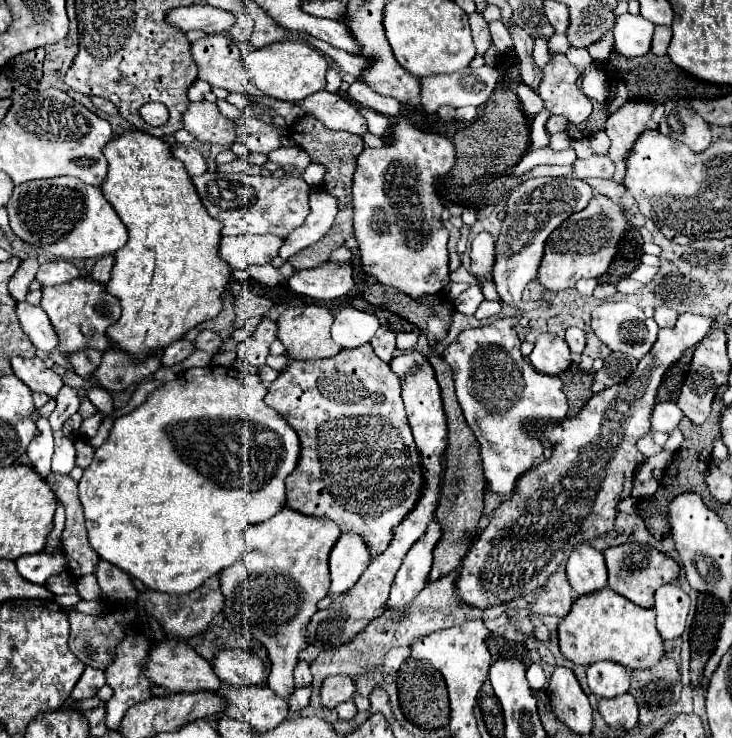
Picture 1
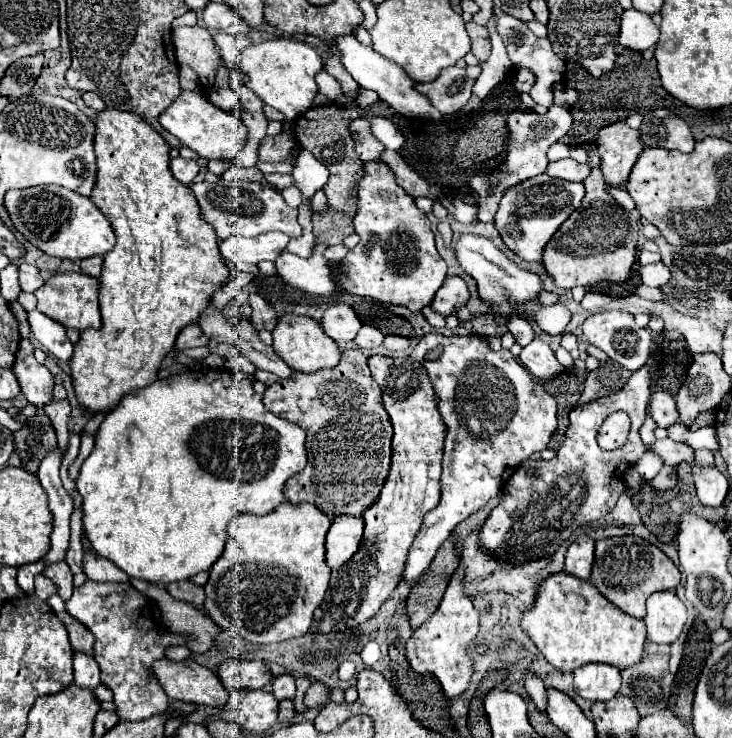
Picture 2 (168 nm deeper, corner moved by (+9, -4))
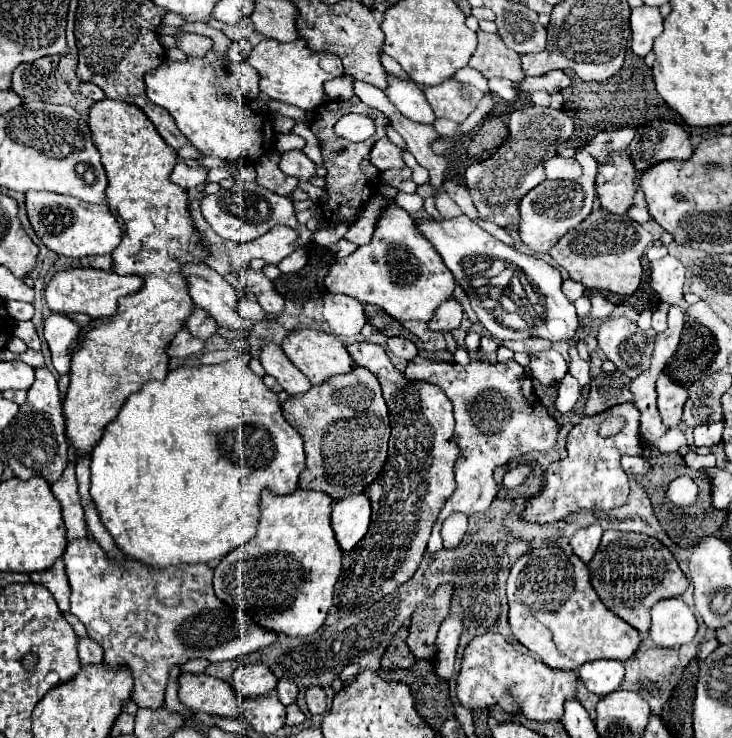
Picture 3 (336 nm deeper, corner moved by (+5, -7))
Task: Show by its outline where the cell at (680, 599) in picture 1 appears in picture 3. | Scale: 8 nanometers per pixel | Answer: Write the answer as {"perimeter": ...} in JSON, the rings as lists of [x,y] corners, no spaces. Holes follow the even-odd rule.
{"perimeter":[[[680,596],[660,600],[652,606],[650,638],[662,648],[678,648],[692,642],[698,622],[694,612],[684,604]]]}

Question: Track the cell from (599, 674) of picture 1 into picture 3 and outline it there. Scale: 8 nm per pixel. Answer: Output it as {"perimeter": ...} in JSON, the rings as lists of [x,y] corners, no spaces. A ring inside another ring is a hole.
{"perimeter":[[[596,660],[580,666],[576,672],[586,690],[598,696],[616,692],[624,680],[624,666],[614,660]]]}

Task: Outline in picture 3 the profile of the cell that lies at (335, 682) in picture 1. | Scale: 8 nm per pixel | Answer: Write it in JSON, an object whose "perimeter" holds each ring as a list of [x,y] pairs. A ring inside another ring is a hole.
{"perimeter":[[[310,686],[306,690],[306,704],[310,714],[324,714],[326,712],[326,692],[320,686]]]}

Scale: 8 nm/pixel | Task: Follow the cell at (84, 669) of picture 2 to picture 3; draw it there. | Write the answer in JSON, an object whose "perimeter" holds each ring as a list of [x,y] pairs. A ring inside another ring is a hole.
{"perimeter":[[[80,638],[80,642],[78,642],[78,658],[80,658],[82,666],[88,666],[88,664],[98,666],[98,664],[102,664],[102,656],[104,654],[102,654],[100,644],[92,642],[90,638]]]}

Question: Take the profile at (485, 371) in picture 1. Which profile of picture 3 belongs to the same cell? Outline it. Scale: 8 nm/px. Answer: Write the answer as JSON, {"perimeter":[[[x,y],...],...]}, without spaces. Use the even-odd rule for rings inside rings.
{"perimeter":[[[467,334],[465,345],[470,354],[470,362],[466,366],[460,366],[454,362],[436,362],[422,356],[416,356],[406,366],[408,380],[426,380],[430,384],[436,384],[450,398],[454,406],[454,418],[456,418],[454,440],[460,448],[460,454],[454,464],[456,490],[446,500],[442,512],[436,518],[436,524],[428,540],[428,548],[426,548],[428,554],[436,554],[442,550],[440,530],[442,530],[442,522],[448,516],[456,512],[472,516],[488,510],[488,506],[492,504],[498,492],[498,484],[494,480],[496,468],[506,466],[510,464],[510,460],[520,458],[534,450],[540,450],[540,452],[552,450],[556,444],[556,436],[560,432],[556,420],[536,398],[532,380],[526,374],[524,366],[520,366],[516,360],[508,360],[504,364],[502,362],[488,364],[480,360],[478,358],[480,334]]]}

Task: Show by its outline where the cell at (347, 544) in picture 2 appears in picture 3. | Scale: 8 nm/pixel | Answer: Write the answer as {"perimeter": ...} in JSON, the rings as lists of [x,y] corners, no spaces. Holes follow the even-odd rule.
{"perimeter":[[[366,494],[344,498],[334,504],[332,528],[344,554],[364,538],[366,526],[370,526],[370,502]]]}

